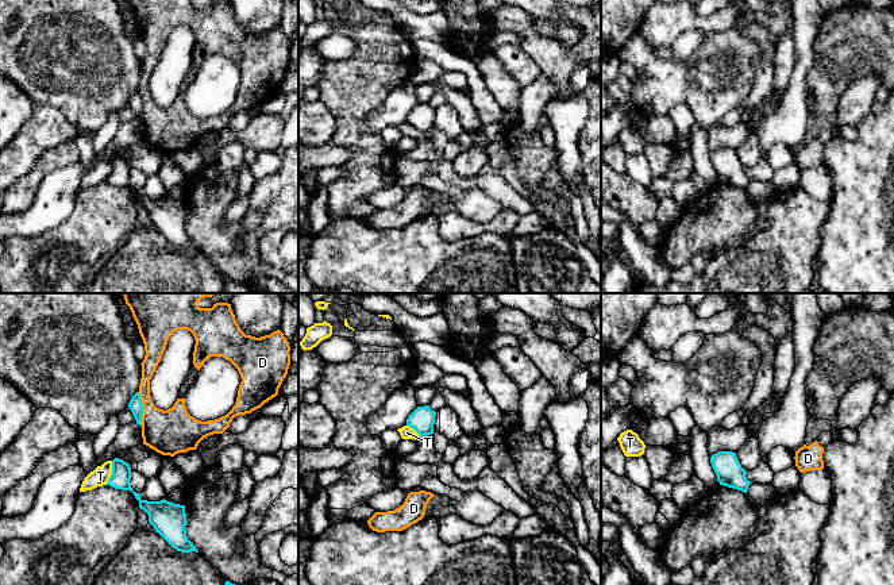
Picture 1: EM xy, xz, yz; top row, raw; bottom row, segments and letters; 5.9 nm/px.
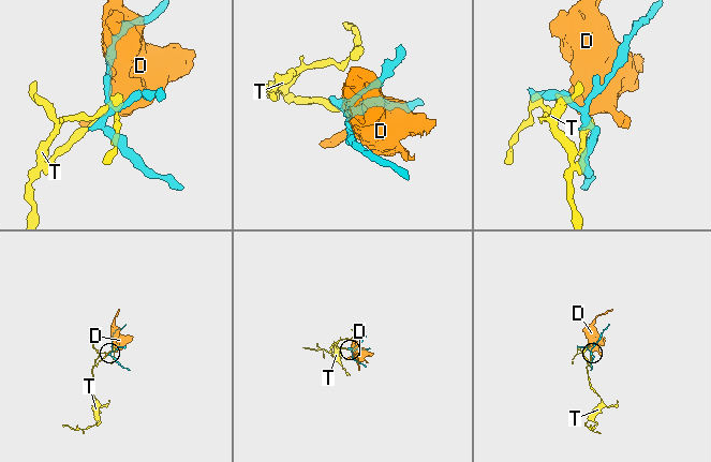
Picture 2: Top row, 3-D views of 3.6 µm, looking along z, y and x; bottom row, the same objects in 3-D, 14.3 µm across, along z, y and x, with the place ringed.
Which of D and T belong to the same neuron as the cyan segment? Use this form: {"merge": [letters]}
{"merge": []}

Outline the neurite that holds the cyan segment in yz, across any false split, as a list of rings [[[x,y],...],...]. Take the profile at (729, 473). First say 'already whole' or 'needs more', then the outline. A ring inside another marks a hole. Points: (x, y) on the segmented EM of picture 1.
already whole; [[[718,451],[710,457],[710,463],[720,485],[747,493],[751,481],[747,480],[736,453]]]

